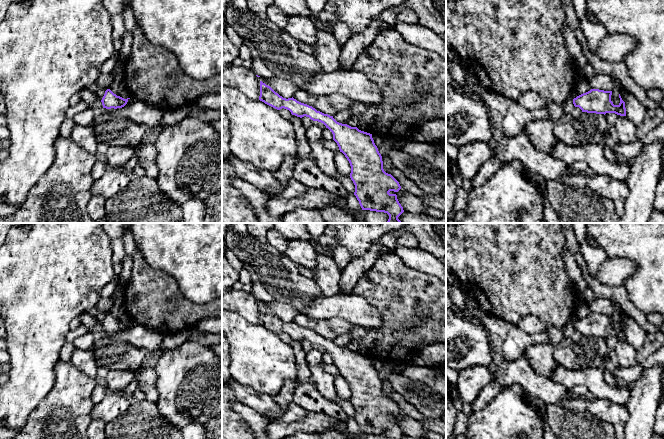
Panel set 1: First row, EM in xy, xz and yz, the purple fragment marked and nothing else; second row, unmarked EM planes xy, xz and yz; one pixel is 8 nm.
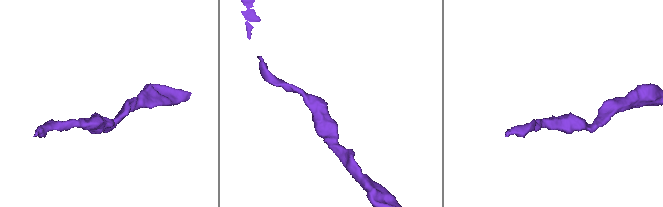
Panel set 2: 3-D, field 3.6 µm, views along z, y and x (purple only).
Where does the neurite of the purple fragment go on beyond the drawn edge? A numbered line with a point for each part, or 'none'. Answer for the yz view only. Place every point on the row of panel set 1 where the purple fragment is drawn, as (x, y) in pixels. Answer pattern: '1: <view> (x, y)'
none

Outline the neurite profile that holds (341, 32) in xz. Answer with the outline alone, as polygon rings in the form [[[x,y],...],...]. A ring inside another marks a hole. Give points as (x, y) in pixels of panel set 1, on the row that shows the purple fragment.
[[[336,21],[332,34],[339,45],[343,46],[348,41],[352,33],[346,23]]]

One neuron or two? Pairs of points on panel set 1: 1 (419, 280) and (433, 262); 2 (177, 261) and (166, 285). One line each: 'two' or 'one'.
1: two
2: two

